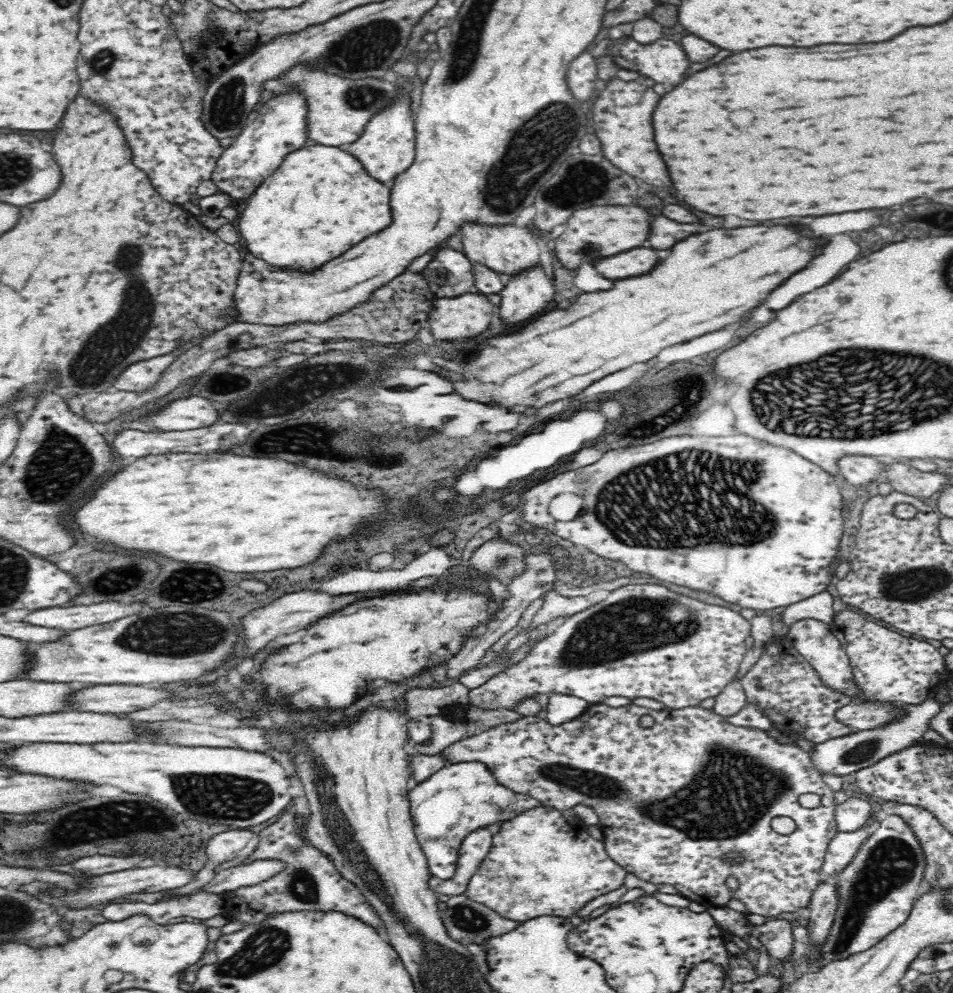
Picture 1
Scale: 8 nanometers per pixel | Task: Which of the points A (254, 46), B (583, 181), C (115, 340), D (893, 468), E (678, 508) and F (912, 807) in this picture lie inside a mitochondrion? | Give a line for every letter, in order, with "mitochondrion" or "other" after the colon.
A: other
B: mitochondrion
C: mitochondrion
D: other
E: mitochondrion
F: other

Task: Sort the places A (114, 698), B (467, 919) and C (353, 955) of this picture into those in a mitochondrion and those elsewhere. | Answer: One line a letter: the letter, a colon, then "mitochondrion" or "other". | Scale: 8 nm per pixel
A: other
B: mitochondrion
C: other

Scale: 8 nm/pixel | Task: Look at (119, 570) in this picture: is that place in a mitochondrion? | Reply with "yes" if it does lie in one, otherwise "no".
yes

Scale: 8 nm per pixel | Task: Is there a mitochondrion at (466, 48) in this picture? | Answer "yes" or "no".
yes

